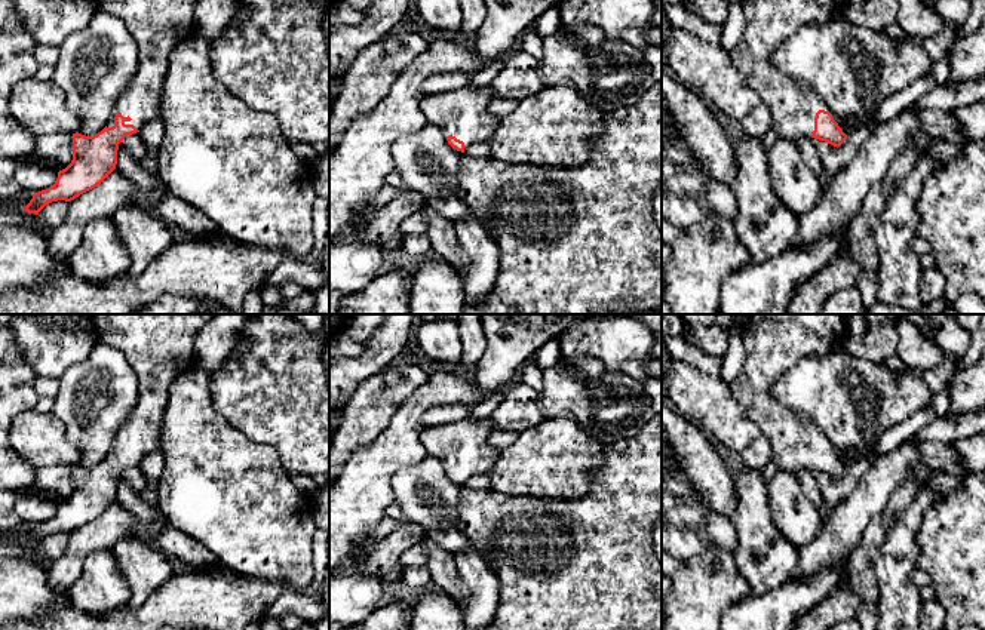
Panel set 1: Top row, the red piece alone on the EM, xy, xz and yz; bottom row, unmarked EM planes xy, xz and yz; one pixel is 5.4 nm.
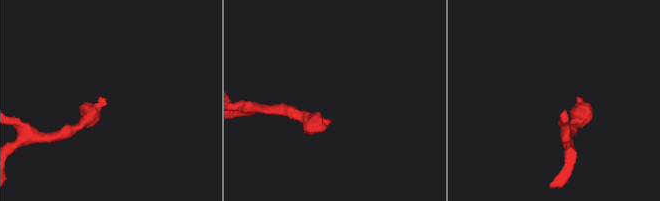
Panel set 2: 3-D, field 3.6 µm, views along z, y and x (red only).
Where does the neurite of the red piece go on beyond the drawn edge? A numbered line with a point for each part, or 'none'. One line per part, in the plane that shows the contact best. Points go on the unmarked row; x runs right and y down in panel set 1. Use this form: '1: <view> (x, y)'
1: xy (159, 347)

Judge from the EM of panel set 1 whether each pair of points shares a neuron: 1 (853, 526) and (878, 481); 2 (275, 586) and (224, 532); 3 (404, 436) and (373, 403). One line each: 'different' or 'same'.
1: same
2: different
3: different

